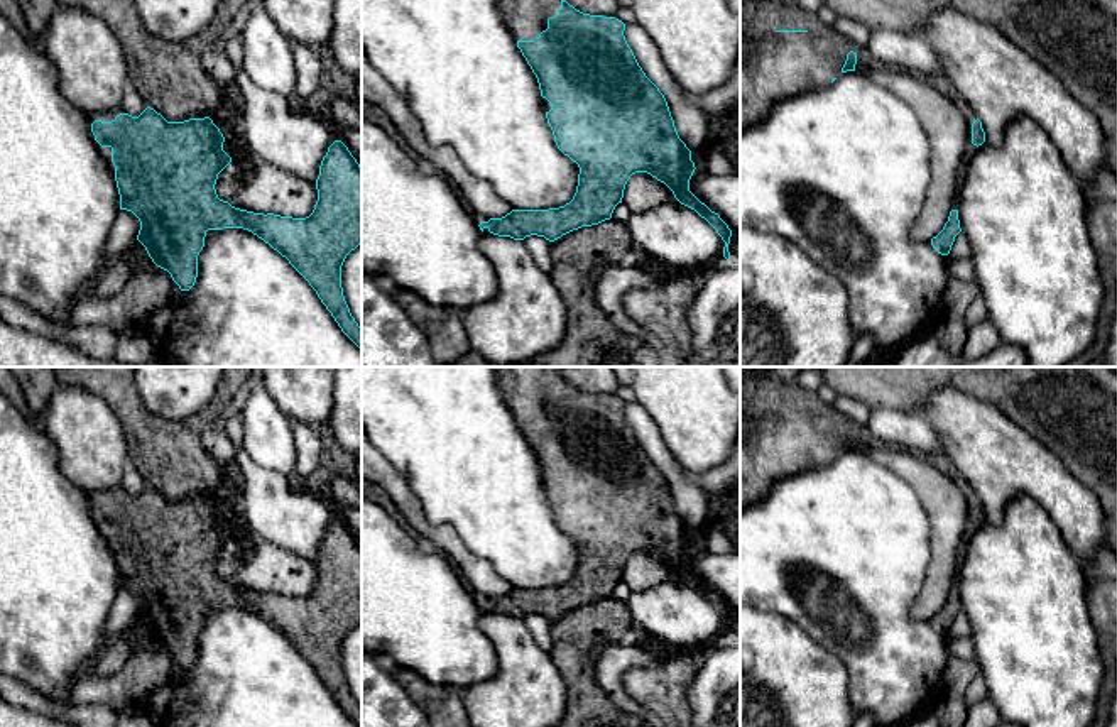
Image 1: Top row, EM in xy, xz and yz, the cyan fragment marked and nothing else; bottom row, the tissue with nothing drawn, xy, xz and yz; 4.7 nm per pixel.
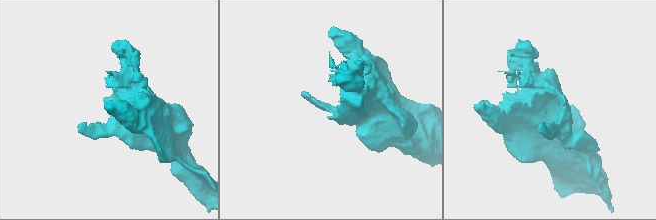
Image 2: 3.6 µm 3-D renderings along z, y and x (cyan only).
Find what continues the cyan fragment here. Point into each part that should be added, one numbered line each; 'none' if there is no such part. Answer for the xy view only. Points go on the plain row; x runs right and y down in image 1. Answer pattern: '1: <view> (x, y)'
1: xy (105, 531)

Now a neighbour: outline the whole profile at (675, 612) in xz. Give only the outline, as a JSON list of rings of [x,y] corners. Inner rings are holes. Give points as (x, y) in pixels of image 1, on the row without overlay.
[[[676,577],[642,592],[632,592],[627,605],[634,624],[651,639],[695,653],[723,636],[725,620],[695,588]]]

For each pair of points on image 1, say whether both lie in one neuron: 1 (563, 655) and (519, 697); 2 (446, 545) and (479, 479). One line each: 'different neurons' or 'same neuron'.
1: different neurons
2: different neurons

